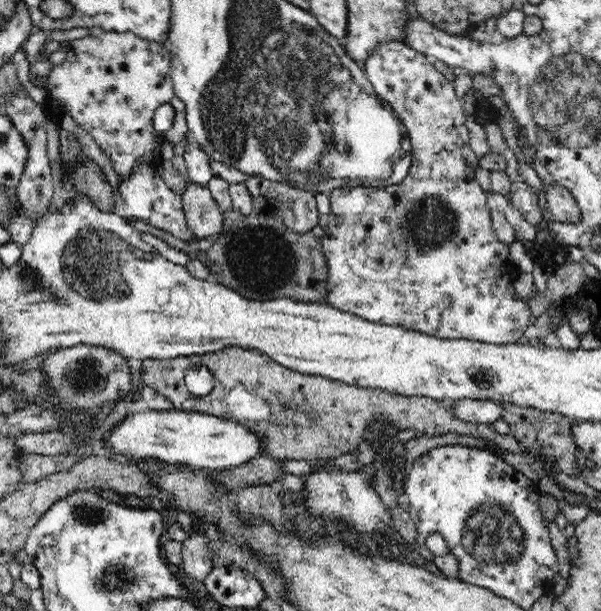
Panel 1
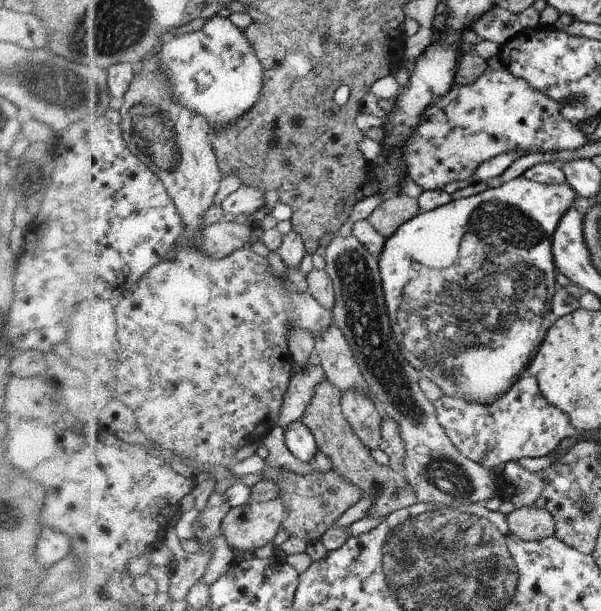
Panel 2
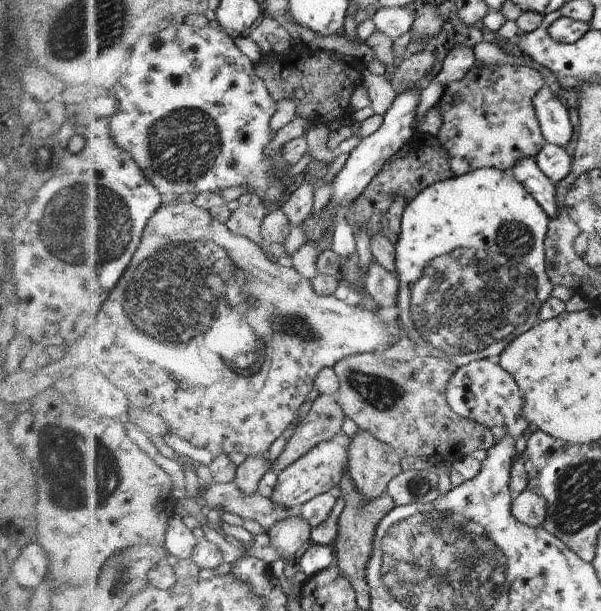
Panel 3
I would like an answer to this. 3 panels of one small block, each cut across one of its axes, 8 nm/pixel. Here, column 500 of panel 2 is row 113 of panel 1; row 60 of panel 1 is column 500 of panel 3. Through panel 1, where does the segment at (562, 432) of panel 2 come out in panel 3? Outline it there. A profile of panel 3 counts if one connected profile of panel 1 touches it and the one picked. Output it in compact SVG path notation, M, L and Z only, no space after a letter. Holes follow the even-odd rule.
M499 356L477 360L457 368L445 388L445 399L453 412L462 418L476 421L486 428L515 439L522 435L526 428L531 428L523 415L526 396L523 395L514 376L501 367Z

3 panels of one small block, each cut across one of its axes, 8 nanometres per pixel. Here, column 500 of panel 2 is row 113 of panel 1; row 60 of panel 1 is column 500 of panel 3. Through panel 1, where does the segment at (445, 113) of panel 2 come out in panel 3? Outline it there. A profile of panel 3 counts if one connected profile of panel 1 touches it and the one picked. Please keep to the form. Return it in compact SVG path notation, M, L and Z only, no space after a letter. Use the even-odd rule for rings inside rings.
M476 62L464 79L445 86L436 106L443 120L436 137L449 153L455 176L492 167L507 171L523 159L536 158L547 140L534 100L547 83L551 83L549 76L539 68L521 66L518 62Z

